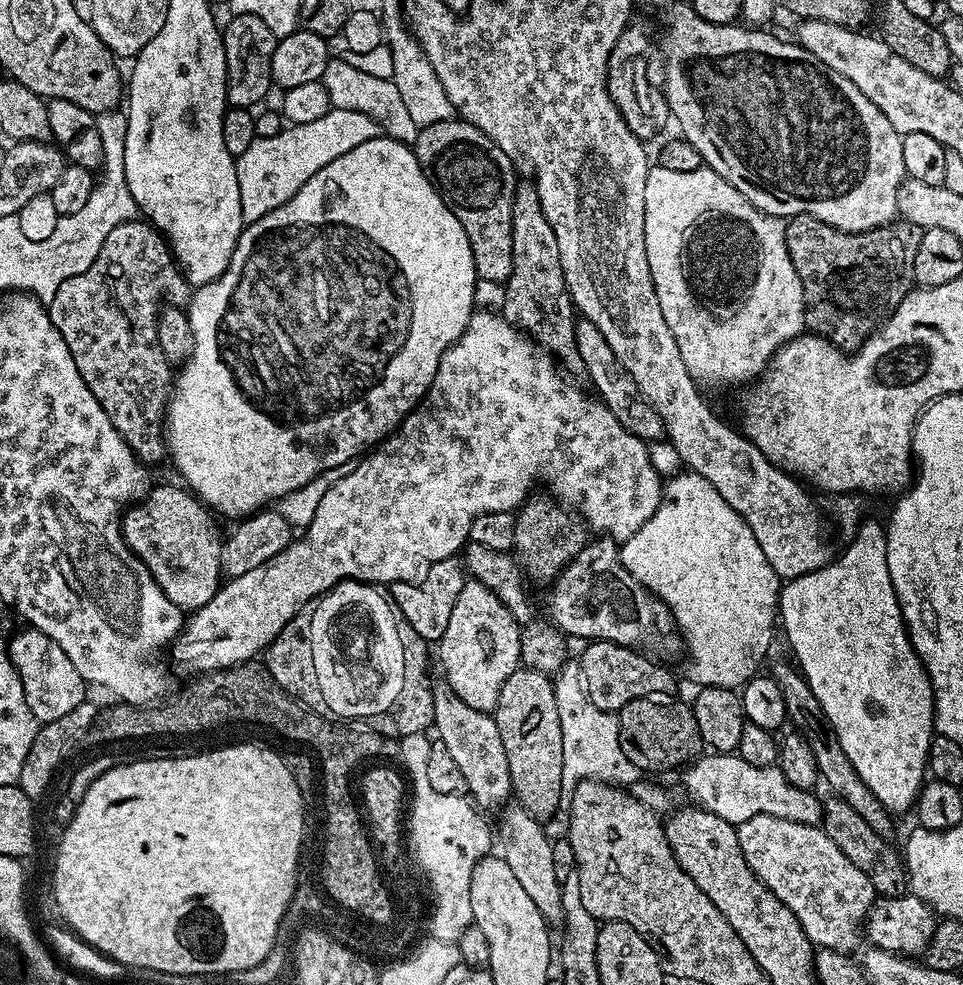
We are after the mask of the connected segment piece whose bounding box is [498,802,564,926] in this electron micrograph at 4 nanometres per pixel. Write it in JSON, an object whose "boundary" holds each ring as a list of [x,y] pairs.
{"boundary":[[[512,802],[503,809],[504,817],[500,820],[498,828],[499,855],[506,862],[506,866],[518,878],[522,890],[530,894],[530,902],[538,906],[540,916],[550,926],[560,926],[564,922],[562,908],[562,882],[558,878],[558,870],[554,870],[554,850],[550,836],[540,829],[541,821],[530,816],[527,810],[518,802]]]}

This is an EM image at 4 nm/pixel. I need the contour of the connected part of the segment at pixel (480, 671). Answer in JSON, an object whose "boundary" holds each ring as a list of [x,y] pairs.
{"boundary":[[[465,579],[462,594],[454,602],[454,611],[446,625],[446,634],[438,641],[440,664],[444,667],[443,679],[466,702],[479,712],[495,713],[498,694],[517,668],[521,667],[520,633],[521,625],[515,616],[506,610],[498,598],[482,582]]]}

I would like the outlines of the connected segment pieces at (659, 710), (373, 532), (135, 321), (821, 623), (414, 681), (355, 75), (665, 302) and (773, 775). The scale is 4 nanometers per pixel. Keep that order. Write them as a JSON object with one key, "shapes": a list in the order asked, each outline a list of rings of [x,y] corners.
{"shapes":[[[[643,696],[626,702],[626,706],[619,710],[622,750],[626,750],[626,756],[640,768],[641,773],[668,772],[679,764],[687,765],[693,758],[699,757],[705,747],[691,707],[687,703],[672,703],[676,702],[668,698]]],[[[473,311],[466,330],[442,354],[442,362],[438,362],[438,370],[430,382],[427,396],[401,420],[391,436],[375,445],[363,458],[357,459],[349,467],[348,473],[338,482],[334,482],[330,490],[326,490],[326,498],[322,498],[322,503],[314,514],[314,522],[310,522],[307,528],[303,529],[301,536],[304,537],[301,540],[300,537],[293,539],[286,550],[270,558],[270,562],[266,562],[261,568],[246,570],[246,574],[233,576],[227,582],[221,583],[214,598],[210,598],[210,602],[195,609],[194,614],[187,617],[179,636],[170,645],[172,660],[178,667],[185,668],[188,672],[196,672],[192,674],[207,674],[233,668],[235,664],[259,657],[256,655],[259,652],[261,655],[272,644],[276,635],[292,621],[294,614],[298,614],[304,604],[315,596],[331,592],[334,585],[344,580],[363,580],[373,586],[419,584],[426,578],[431,564],[442,562],[442,558],[456,556],[469,543],[474,518],[487,512],[515,513],[520,505],[533,495],[535,488],[532,487],[535,484],[548,484],[547,491],[561,504],[578,510],[593,533],[611,536],[617,542],[623,542],[638,534],[638,530],[642,530],[642,526],[646,526],[646,522],[654,518],[654,510],[658,510],[660,500],[664,497],[664,484],[662,479],[660,480],[660,472],[656,469],[651,454],[648,453],[649,445],[646,441],[630,434],[622,426],[622,422],[618,422],[618,418],[610,414],[603,400],[592,394],[587,396],[582,389],[575,388],[570,381],[564,380],[565,373],[558,367],[557,361],[531,336],[515,328],[510,321],[504,319],[503,315],[496,313],[495,316],[492,312],[480,311]]],[[[137,218],[114,226],[114,230],[110,230],[110,235],[106,237],[106,242],[102,242],[102,250],[98,250],[98,258],[94,258],[94,262],[90,262],[90,266],[86,266],[86,270],[82,270],[82,274],[74,274],[74,278],[66,278],[66,282],[62,282],[62,286],[58,286],[58,294],[54,294],[54,298],[47,301],[46,304],[54,326],[58,326],[58,334],[62,334],[66,346],[70,346],[70,354],[74,358],[74,366],[78,366],[78,374],[82,374],[82,382],[86,382],[86,386],[90,388],[90,394],[94,394],[94,398],[98,400],[102,410],[106,410],[106,414],[110,418],[110,422],[114,422],[118,434],[122,434],[122,438],[128,443],[130,450],[136,453],[136,459],[148,466],[153,466],[152,464],[158,463],[160,459],[165,459],[166,456],[166,413],[170,389],[174,384],[173,369],[166,366],[162,346],[158,342],[156,318],[160,314],[162,307],[160,299],[163,296],[168,299],[165,301],[169,305],[183,305],[189,299],[190,285],[184,279],[173,257],[172,249],[168,247],[167,240],[151,224]]],[[[865,519],[852,539],[856,540],[849,542],[848,549],[841,556],[839,553],[826,566],[822,566],[810,574],[802,574],[798,578],[789,580],[781,587],[778,620],[782,628],[784,624],[784,636],[788,639],[793,654],[796,655],[795,663],[806,678],[810,690],[814,690],[818,702],[822,702],[824,717],[828,719],[830,726],[838,734],[838,742],[842,742],[842,750],[846,750],[846,758],[850,758],[850,762],[854,762],[854,770],[858,770],[858,776],[866,782],[866,786],[870,786],[870,790],[874,790],[874,794],[882,802],[882,806],[886,806],[888,811],[893,814],[899,814],[899,812],[906,811],[907,808],[909,811],[916,804],[920,790],[926,783],[928,755],[932,749],[932,737],[936,727],[936,699],[928,672],[908,636],[902,606],[898,602],[898,594],[894,590],[894,582],[890,578],[890,566],[886,566],[888,538],[885,525],[883,523],[875,524],[874,521]]],[[[403,623],[396,624],[396,640],[400,640],[400,692],[396,692],[396,700],[388,704],[388,708],[380,708],[380,712],[368,712],[359,723],[374,732],[379,732],[384,738],[399,738],[427,733],[433,727],[434,698],[432,697],[433,681],[428,680],[428,648],[429,645],[421,640],[420,635],[406,631]]],[[[342,56],[331,57],[323,71],[321,83],[326,86],[326,92],[330,96],[333,108],[344,110],[356,110],[366,114],[367,117],[378,122],[381,131],[391,137],[392,140],[400,141],[409,146],[415,145],[419,124],[414,122],[403,103],[402,94],[398,86],[391,79],[373,77],[369,73],[363,73],[358,67],[350,65]]],[[[659,166],[649,167],[648,177],[646,178],[646,262],[650,262],[650,278],[654,278],[654,290],[658,294],[658,306],[662,306],[662,318],[666,318],[666,326],[670,326],[670,334],[674,334],[674,342],[678,342],[678,354],[682,354],[682,362],[686,362],[686,370],[692,375],[692,379],[701,385],[741,384],[741,386],[744,386],[749,382],[755,381],[760,373],[768,367],[768,363],[772,361],[774,353],[788,340],[792,340],[795,336],[801,335],[801,333],[805,331],[804,287],[798,278],[798,274],[794,270],[794,266],[790,262],[790,254],[786,250],[784,226],[785,221],[781,219],[781,217],[768,216],[762,210],[758,210],[741,192],[734,190],[734,186],[730,186],[730,182],[726,182],[726,178],[719,176],[715,170],[710,167],[701,166],[698,170],[666,170]]],[[[704,754],[688,770],[684,784],[689,794],[696,799],[693,801],[707,812],[718,814],[718,818],[726,818],[726,822],[731,824],[743,826],[746,818],[763,816],[786,818],[793,825],[803,826],[816,826],[823,821],[824,805],[821,797],[816,797],[815,791],[788,782],[779,766],[750,766],[750,762],[746,762],[739,754]]]]}

